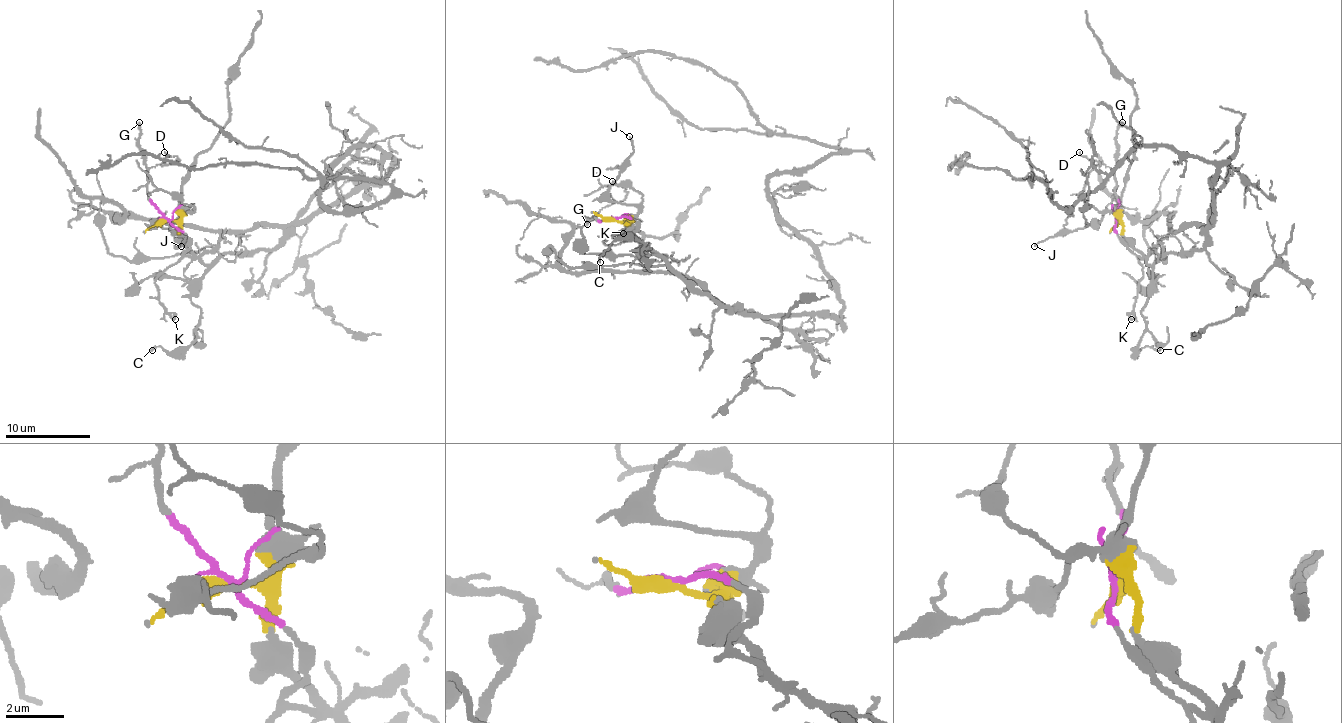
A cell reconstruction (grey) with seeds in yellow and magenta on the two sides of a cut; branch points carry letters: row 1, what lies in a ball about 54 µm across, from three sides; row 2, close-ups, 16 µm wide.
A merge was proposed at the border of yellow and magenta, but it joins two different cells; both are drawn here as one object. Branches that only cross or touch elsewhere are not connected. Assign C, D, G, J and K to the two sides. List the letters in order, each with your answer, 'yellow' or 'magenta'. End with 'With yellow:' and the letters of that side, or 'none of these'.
C: yellow
D: magenta
G: magenta
J: yellow
K: magenta
With yellow: C, J

